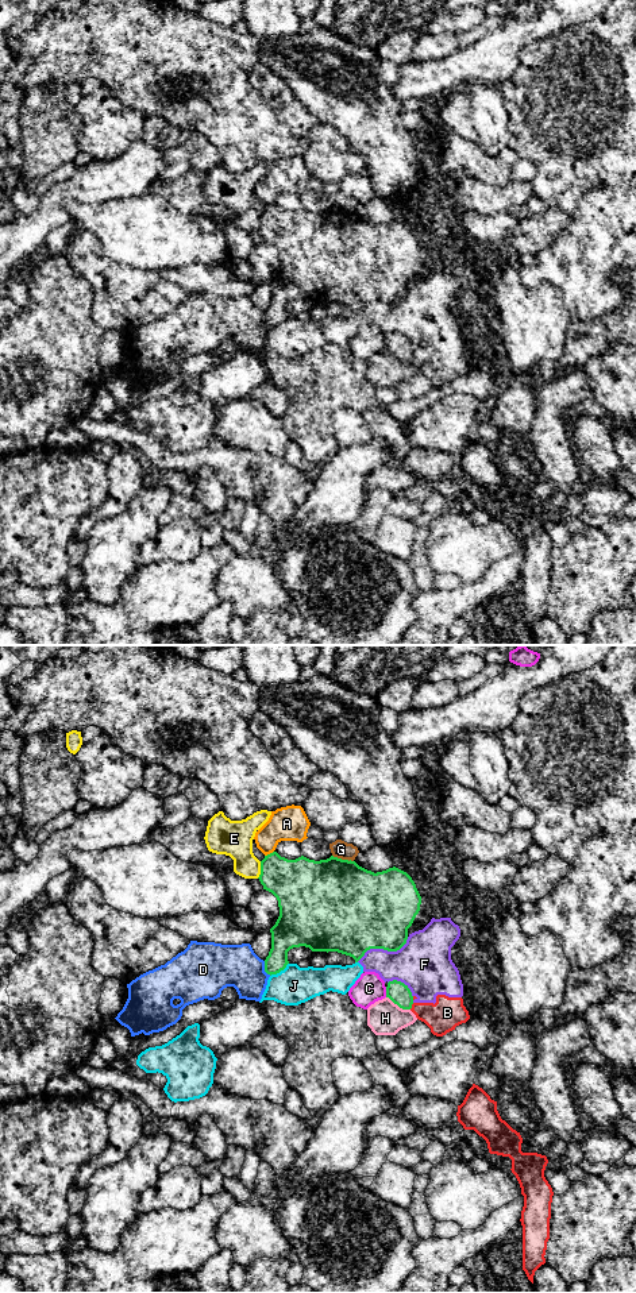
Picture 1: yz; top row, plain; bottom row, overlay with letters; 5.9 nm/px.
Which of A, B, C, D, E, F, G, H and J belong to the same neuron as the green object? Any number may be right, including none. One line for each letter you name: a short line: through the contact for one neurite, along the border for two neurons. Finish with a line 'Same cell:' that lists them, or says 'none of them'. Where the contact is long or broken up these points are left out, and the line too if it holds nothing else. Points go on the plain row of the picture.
Same cell: none of them

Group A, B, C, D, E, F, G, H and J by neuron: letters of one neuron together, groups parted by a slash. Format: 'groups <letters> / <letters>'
groups A / B F J / C / D / E / G / H

